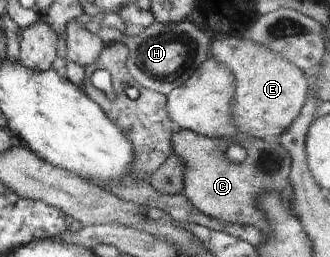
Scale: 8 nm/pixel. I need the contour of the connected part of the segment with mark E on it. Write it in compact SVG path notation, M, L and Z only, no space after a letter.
M229 37L229 39L221 39L221 41L216 40L210 44L210 53L215 61L219 61L221 65L231 69L231 73L235 77L235 97L230 105L231 117L238 133L260 140L267 135L277 137L297 119L308 96L306 75L301 69L295 67L293 63L289 63L287 59L283 59L281 55L273 53L271 49L257 45L251 39Z

